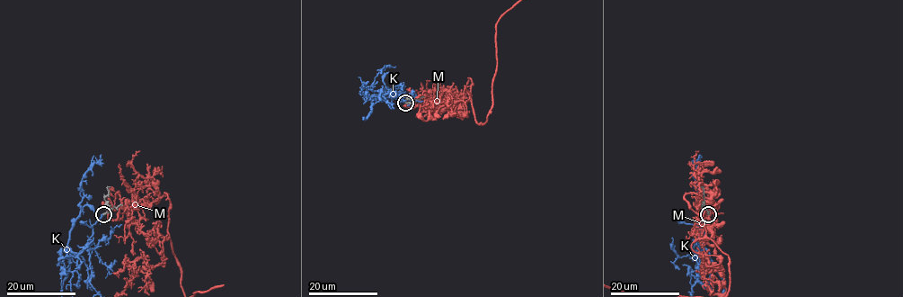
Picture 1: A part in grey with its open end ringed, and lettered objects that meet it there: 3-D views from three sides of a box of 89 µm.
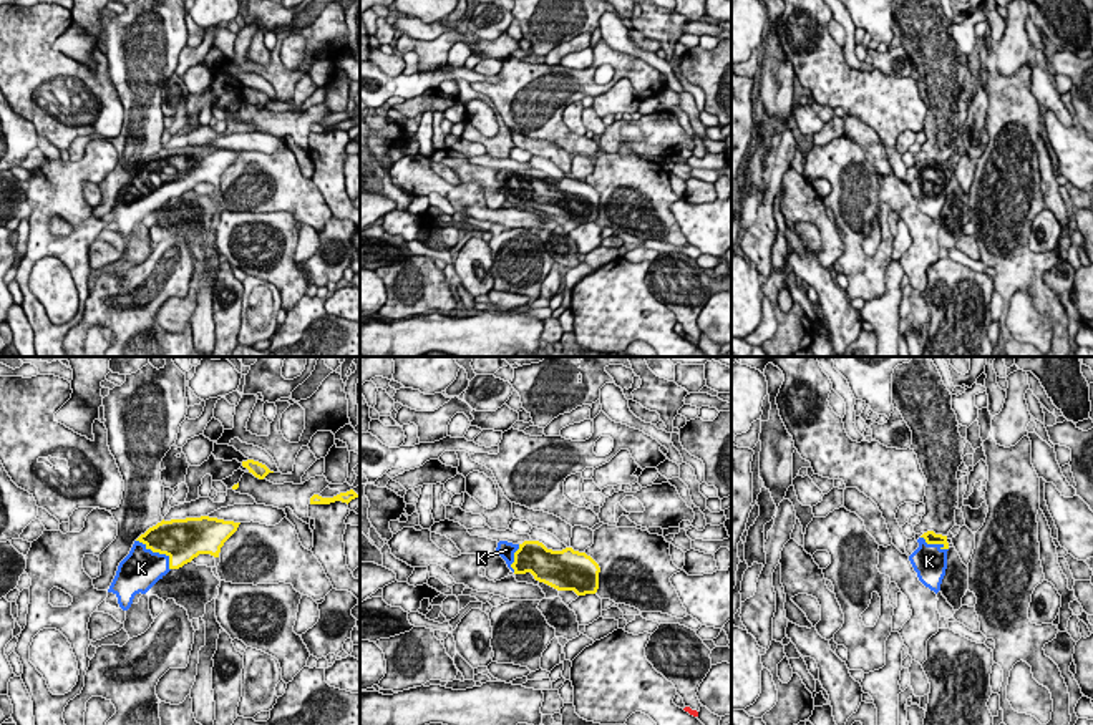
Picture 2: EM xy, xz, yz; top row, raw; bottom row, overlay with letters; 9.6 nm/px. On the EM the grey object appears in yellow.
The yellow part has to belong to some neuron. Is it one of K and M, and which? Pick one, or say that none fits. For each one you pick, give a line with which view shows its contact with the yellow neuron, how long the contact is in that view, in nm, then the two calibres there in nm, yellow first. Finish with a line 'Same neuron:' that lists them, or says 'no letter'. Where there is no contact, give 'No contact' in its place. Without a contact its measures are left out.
K: Touches yellow in xy. Shared border 440 nm. Thickness 400 nm (yellow) against 380 nm
Same neuron: K

